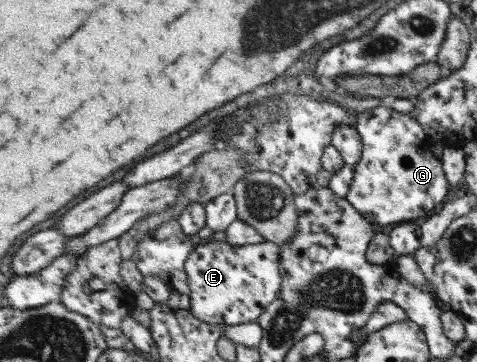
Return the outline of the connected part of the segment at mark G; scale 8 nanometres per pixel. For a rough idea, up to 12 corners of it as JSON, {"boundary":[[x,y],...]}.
{"boundary":[[357,115],[346,199],[373,225],[415,222],[453,185],[415,117]]}

